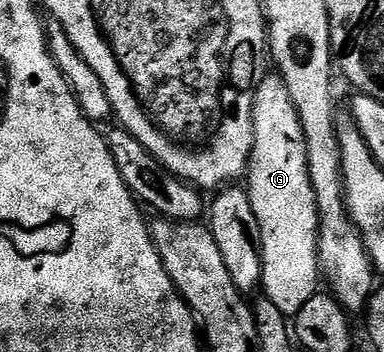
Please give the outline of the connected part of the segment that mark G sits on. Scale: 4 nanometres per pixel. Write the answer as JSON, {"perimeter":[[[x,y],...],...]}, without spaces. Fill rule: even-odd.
{"perimeter":[[[266,76],[257,87],[247,191],[262,232],[261,286],[264,297],[286,316],[295,316],[307,300],[319,293],[317,235],[321,217],[317,215],[317,197],[309,175],[309,149],[301,117],[280,76]]]}

